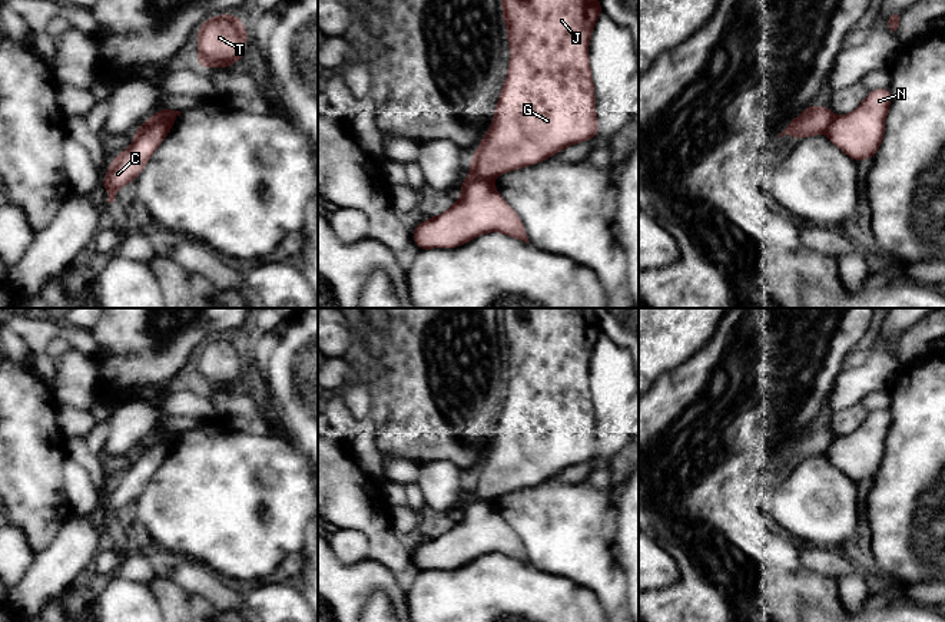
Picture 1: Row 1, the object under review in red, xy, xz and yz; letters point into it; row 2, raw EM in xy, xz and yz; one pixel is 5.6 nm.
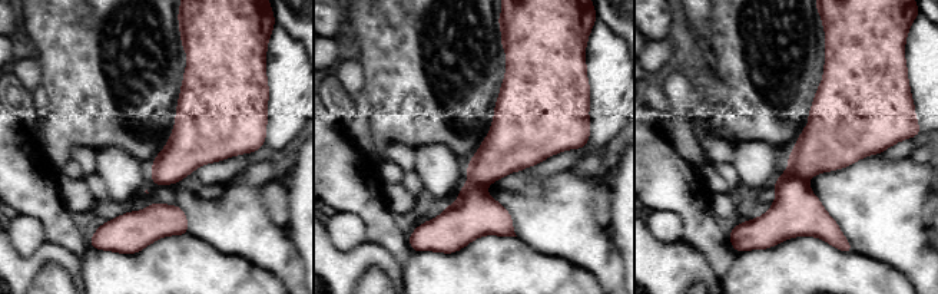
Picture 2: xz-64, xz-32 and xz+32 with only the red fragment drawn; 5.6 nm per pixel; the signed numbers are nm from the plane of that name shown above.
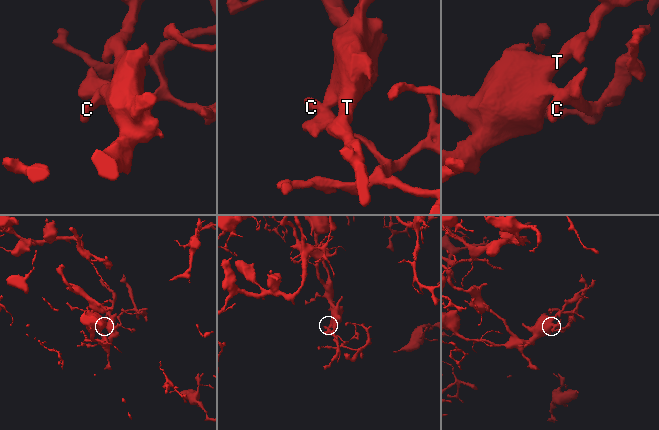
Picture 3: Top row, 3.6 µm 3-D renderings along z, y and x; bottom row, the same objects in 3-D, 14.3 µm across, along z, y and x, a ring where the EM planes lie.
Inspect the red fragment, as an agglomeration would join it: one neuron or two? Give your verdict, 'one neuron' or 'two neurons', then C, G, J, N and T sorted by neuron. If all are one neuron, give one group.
two neurons | C N / G J T

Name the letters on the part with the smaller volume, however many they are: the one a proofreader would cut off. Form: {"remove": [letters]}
{"remove": ["C", "N"]}

